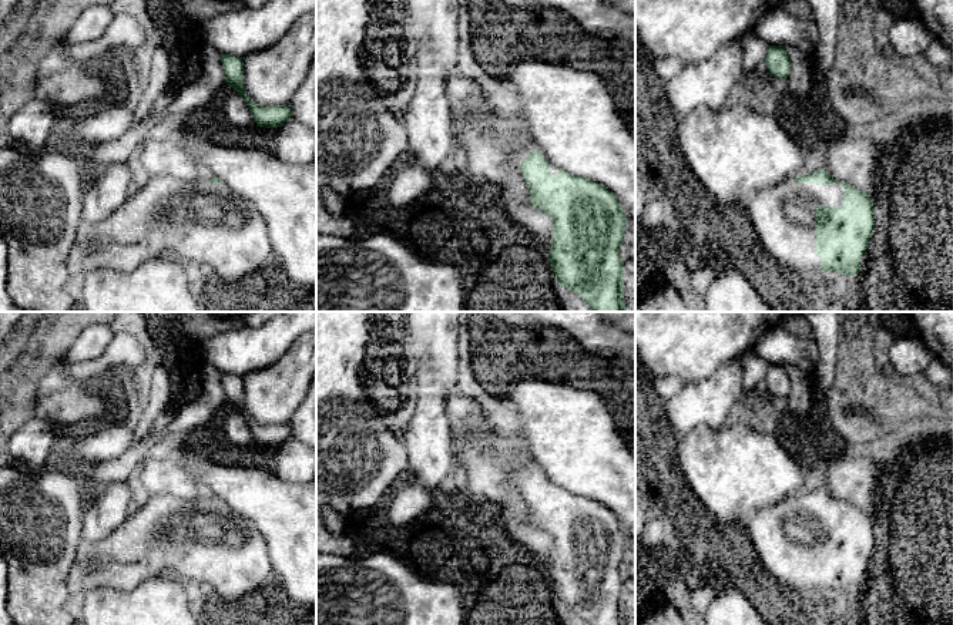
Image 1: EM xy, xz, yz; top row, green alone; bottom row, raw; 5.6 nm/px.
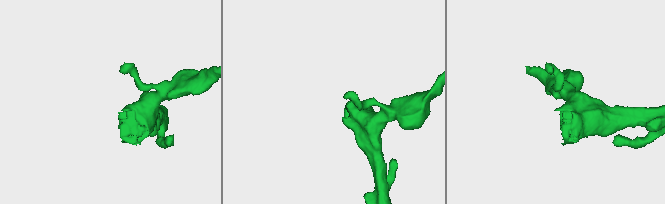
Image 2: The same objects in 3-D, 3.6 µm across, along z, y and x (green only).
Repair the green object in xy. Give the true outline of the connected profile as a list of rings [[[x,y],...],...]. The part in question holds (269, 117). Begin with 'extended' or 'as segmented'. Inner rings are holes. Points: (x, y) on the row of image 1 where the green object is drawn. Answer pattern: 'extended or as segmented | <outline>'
as segmented | [[[221,54],[225,81],[232,87],[246,103],[258,127],[278,128],[286,120],[291,120],[292,111],[289,105],[262,107],[251,100],[244,87],[244,61],[241,57]]]

